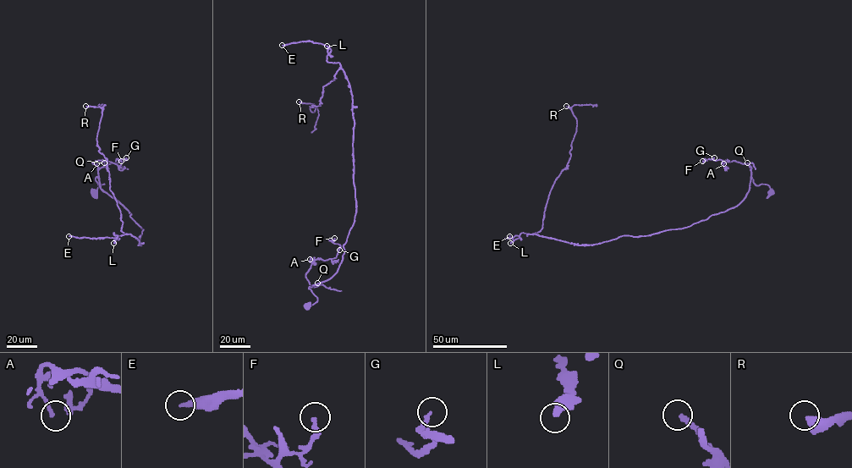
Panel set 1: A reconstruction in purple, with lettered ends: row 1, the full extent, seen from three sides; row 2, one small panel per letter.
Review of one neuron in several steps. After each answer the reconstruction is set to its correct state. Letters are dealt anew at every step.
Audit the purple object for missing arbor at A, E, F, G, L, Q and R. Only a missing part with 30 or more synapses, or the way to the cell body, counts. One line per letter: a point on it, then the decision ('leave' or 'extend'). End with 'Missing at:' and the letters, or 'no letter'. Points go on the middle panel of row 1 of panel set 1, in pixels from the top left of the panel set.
A: at (310, 259); leave
E: at (282, 45); extend
F: at (334, 238); leave
G: at (339, 250); leave
L: at (327, 46); leave
Q: at (317, 283); extend
R: at (299, 101); extend
Missing at: E, Q, R

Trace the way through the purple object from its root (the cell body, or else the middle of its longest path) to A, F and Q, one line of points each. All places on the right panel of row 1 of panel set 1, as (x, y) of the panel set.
A: (770, 192), (768, 184), (756, 185), (754, 183), (747, 165), (733, 161), (723, 160), (723, 163)
F: (770, 192), (768, 184), (754, 183), (747, 164), (723, 161), (722, 165), (721, 159), (702, 161)
Q: (770, 192), (768, 184), (756, 185), (754, 183), (751, 167), (747, 162)

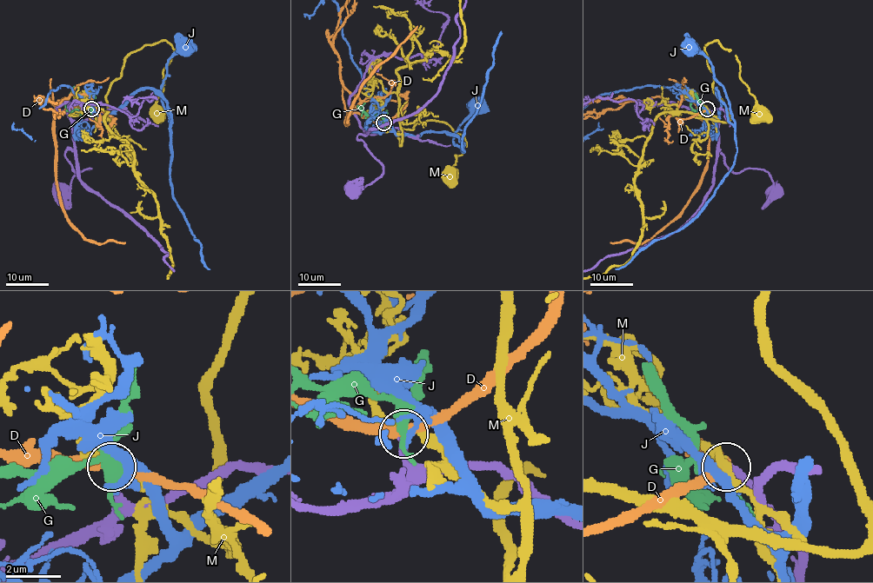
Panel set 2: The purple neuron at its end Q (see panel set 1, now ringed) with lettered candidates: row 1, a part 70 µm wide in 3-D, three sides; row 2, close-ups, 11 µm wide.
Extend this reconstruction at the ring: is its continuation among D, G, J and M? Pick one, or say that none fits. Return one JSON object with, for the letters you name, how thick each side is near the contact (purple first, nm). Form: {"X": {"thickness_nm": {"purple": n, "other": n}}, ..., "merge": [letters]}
{"merge": []}

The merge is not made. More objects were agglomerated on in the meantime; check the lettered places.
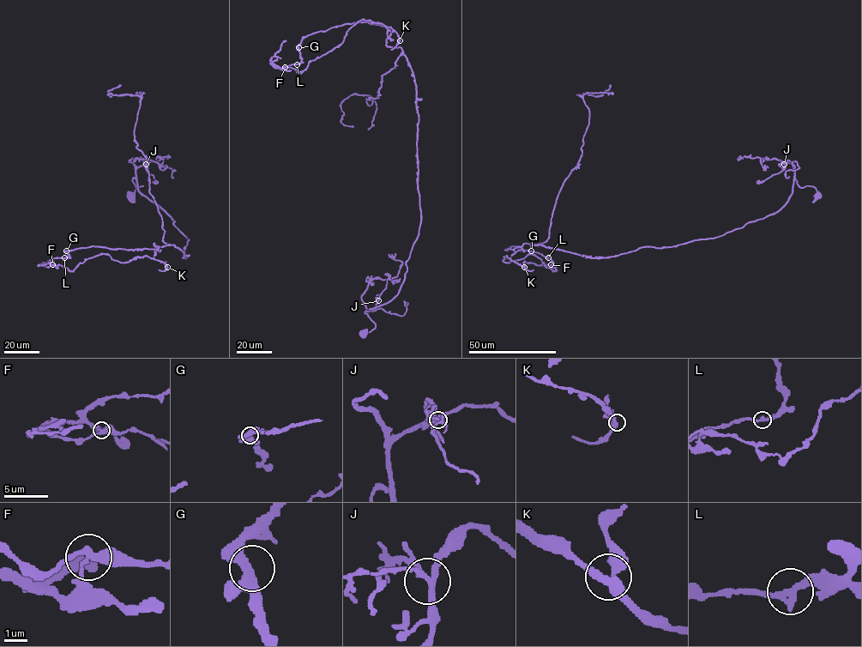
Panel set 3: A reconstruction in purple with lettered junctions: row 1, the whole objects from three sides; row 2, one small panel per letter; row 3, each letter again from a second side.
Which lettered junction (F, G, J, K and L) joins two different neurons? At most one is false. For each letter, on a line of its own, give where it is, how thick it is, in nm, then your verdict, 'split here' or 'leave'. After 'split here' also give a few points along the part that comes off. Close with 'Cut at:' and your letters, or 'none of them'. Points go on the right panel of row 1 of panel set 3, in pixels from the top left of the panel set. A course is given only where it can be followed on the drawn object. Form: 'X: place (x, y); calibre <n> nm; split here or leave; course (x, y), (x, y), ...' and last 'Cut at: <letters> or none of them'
F: place (551, 264); calibre 320 nm; split here; course (551, 264), (554, 270), (546, 267), (533, 254), (509, 263), (503, 259), (507, 256), (528, 270), (533, 269)
G: place (531, 250); calibre 240 nm; leave
J: place (784, 164); calibre 280 nm; leave
K: place (524, 267); calibre 320 nm; leave
L: place (548, 257); calibre 320 nm; leave
Cut at: F

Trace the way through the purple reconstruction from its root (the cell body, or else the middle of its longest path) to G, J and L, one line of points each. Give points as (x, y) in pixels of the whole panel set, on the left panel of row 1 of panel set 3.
G: (130, 196), (143, 185), (135, 178), (188, 239), (186, 257), (174, 245), (153, 244), (156, 249), (66, 250)
J: (130, 196), (143, 185), (136, 187), (132, 179), (136, 178), (135, 169), (143, 164), (143, 160), (146, 164)
L: (130, 196), (143, 185), (135, 178), (188, 239), (186, 257), (153, 244), (64, 257)

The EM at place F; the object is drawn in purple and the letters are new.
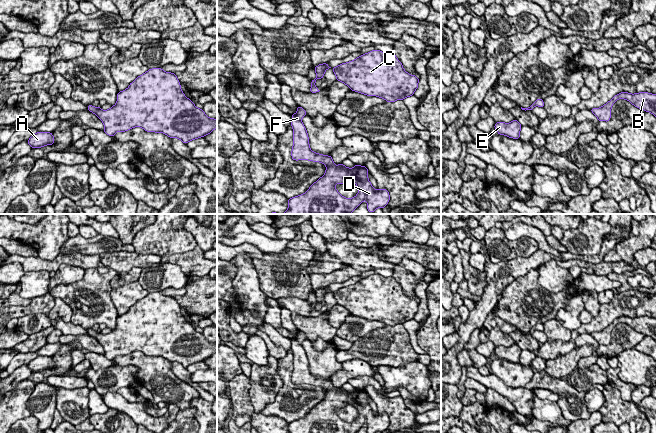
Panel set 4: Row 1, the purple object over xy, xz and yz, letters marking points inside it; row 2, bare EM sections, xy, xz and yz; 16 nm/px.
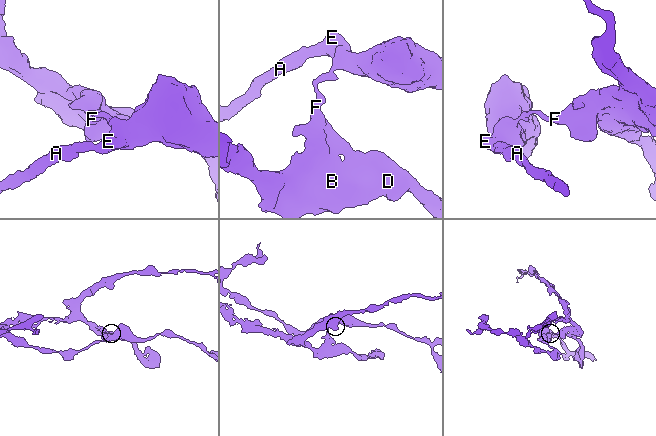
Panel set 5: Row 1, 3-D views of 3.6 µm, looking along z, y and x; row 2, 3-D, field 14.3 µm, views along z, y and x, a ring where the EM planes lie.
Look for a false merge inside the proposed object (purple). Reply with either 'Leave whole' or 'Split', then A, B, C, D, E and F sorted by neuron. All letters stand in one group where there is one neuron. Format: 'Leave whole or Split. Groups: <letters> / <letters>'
Split. Groups: A C E / B D F

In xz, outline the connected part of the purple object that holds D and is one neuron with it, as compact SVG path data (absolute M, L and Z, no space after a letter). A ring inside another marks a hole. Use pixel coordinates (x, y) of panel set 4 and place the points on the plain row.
M297 331L297 336L292 339L292 383L320 386L326 390L326 395L304 418L290 422L288 433L356 433L364 424L367 426L367 433L384 432L390 424L389 416L387 413L373 412L365 390L355 388L353 392L348 392L342 387L336 389L331 380L318 378L310 373L309 361L301 345L304 340L306 335L302 331ZM348 404L354 406L359 414L353 422L343 421L335 412L336 408L343 408Z

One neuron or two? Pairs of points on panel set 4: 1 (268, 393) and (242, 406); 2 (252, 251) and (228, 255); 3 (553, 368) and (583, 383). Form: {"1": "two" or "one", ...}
{"1": "two", "2": "one", "3": "two"}

